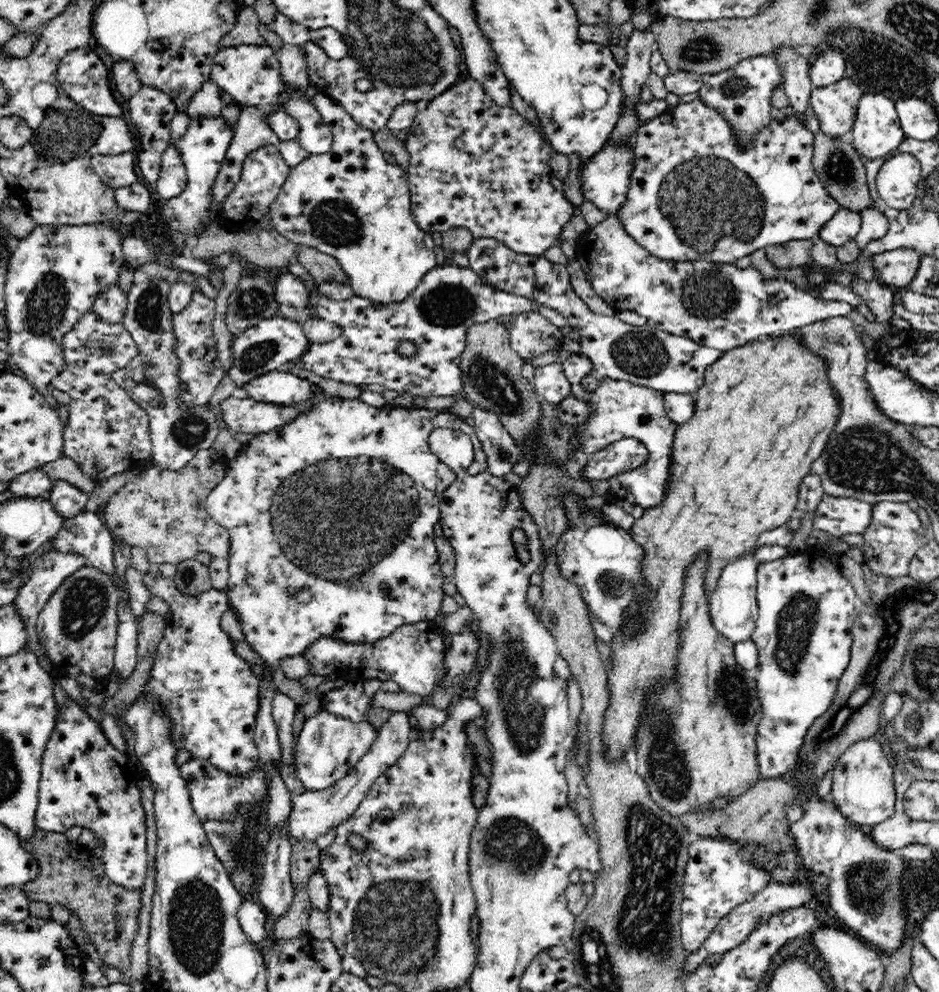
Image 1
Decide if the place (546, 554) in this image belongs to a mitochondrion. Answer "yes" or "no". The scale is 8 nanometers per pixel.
no

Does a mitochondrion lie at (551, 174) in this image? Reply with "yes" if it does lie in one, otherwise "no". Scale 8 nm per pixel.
no

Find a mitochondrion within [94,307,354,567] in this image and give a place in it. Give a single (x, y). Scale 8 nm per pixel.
(191, 428)

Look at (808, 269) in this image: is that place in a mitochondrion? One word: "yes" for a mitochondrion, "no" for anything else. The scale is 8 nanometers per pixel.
no

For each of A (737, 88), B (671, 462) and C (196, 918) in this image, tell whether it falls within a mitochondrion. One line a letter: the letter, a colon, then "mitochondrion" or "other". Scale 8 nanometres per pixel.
A: mitochondrion
B: other
C: mitochondrion

